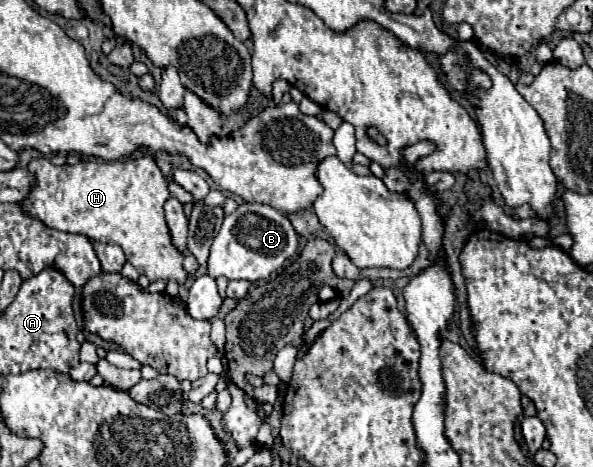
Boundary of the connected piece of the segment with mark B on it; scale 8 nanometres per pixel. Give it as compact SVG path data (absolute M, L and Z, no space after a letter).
M242 203L232 215L224 217L222 229L210 247L208 275L214 279L224 275L228 279L246 279L252 283L268 279L270 273L280 269L284 261L296 253L296 249L298 235L284 213L264 203Z

